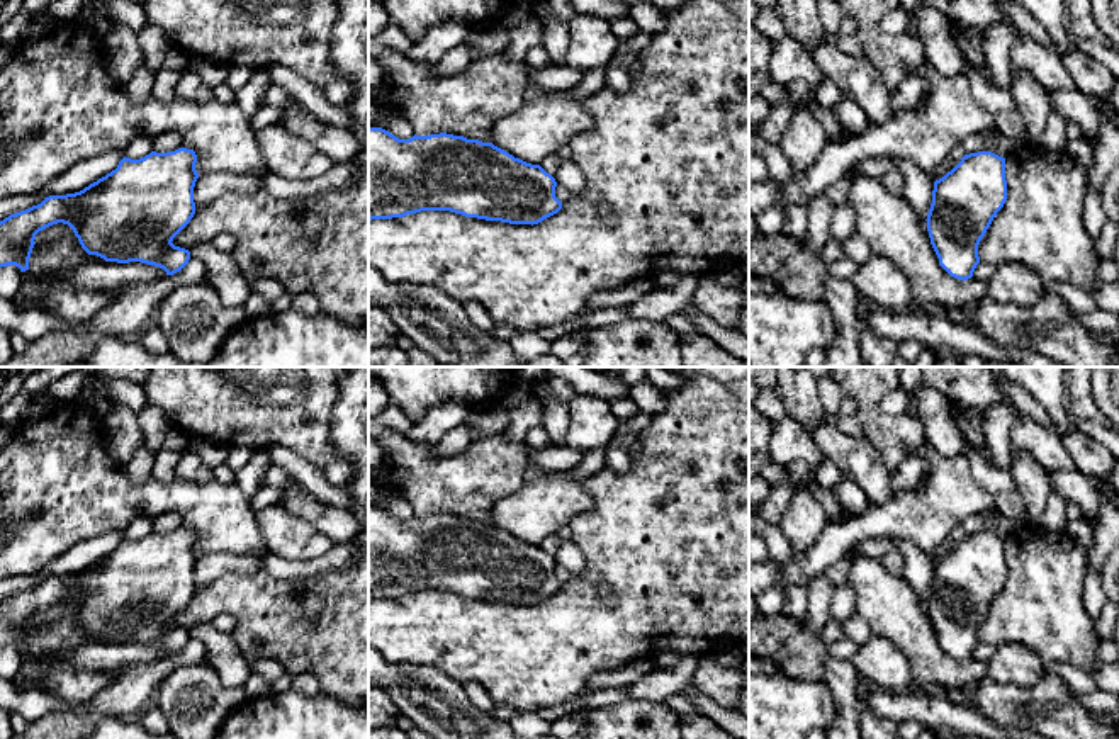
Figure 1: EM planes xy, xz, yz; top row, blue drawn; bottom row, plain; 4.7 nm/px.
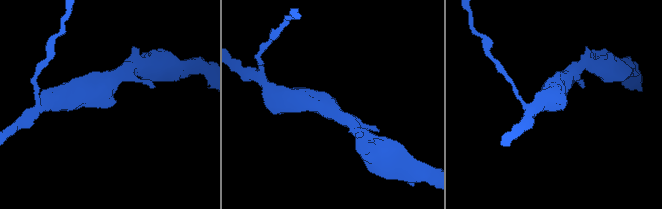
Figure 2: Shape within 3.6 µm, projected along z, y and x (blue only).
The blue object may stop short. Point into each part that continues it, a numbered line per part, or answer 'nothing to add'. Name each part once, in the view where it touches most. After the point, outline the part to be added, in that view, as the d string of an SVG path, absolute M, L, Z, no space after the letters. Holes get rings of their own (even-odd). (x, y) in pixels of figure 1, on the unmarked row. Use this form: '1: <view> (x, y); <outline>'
nothing to add

